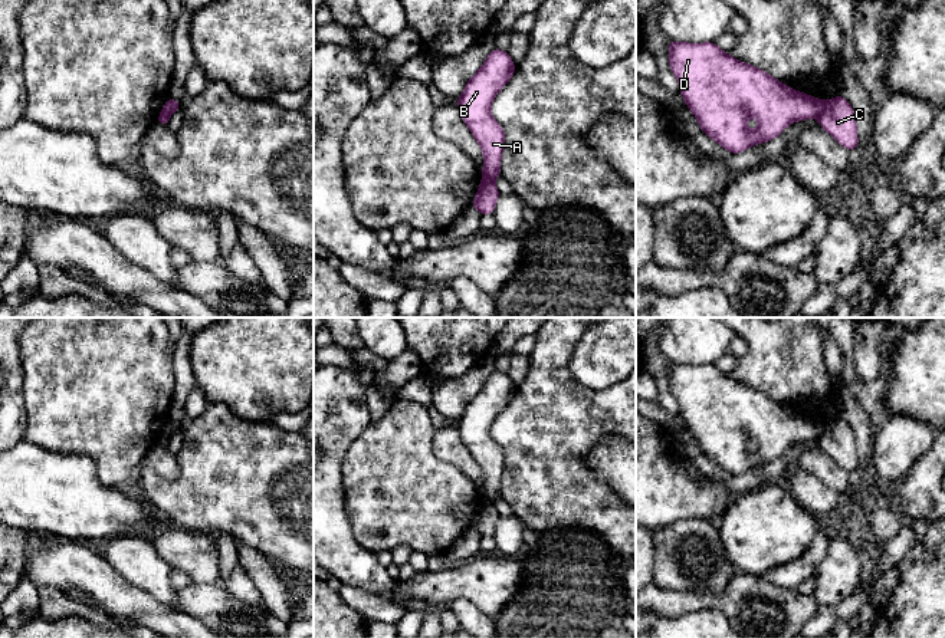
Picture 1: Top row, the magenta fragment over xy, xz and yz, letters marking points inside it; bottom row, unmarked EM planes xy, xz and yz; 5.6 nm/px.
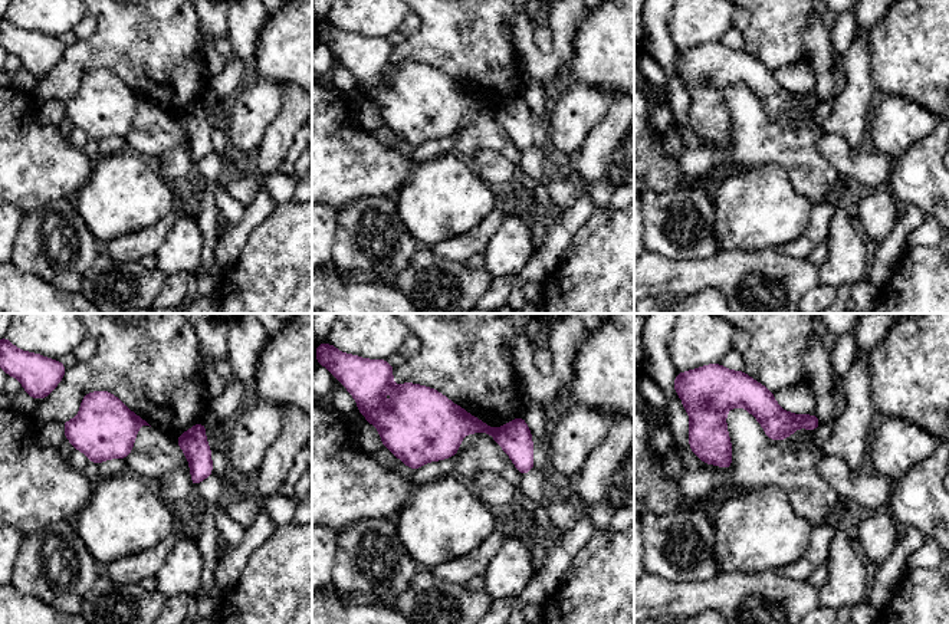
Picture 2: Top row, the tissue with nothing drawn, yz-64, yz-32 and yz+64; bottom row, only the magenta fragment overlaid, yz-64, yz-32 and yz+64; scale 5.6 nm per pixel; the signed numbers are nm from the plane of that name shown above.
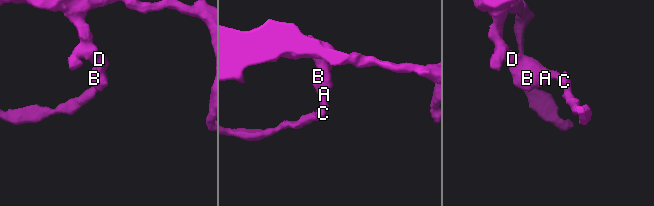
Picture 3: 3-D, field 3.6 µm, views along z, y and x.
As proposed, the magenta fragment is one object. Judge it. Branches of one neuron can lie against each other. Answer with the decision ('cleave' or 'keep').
cleave

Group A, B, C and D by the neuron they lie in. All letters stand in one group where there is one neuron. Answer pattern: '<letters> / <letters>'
A B D / C

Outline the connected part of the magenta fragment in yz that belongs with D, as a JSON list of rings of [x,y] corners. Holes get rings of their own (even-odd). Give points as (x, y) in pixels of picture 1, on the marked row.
[[[669,40],[669,65],[679,82],[679,92],[696,116],[702,132],[732,154],[774,139],[791,122],[818,118],[824,106],[821,99],[790,89],[767,72],[726,55],[713,42]],[[749,115],[758,119],[755,132],[747,128]]]

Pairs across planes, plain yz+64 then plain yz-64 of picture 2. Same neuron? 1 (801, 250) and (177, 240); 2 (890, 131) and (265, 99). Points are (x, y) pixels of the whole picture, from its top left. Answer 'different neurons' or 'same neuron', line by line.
1: different neurons
2: same neuron

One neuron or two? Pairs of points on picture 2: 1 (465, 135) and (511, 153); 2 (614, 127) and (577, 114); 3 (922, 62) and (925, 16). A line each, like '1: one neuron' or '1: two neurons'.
1: one neuron
2: two neurons
3: one neuron

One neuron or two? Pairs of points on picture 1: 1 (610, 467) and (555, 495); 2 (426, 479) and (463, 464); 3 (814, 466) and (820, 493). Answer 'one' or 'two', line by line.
1: two
2: two
3: two

